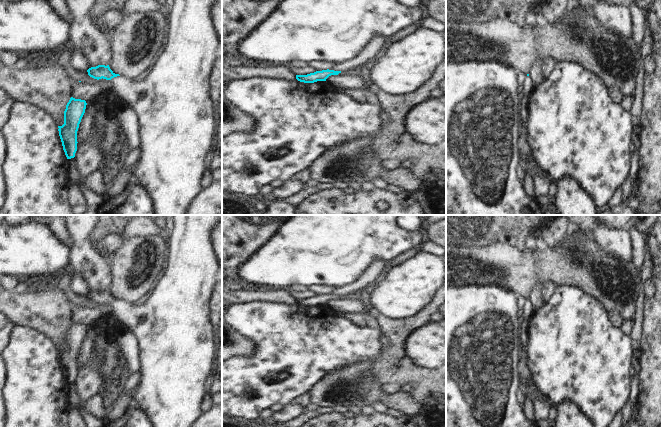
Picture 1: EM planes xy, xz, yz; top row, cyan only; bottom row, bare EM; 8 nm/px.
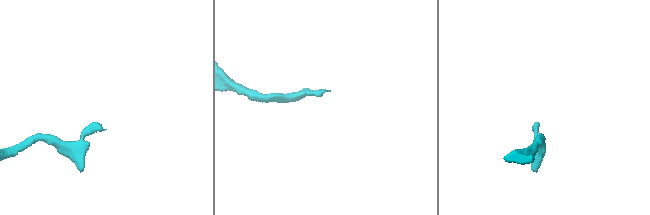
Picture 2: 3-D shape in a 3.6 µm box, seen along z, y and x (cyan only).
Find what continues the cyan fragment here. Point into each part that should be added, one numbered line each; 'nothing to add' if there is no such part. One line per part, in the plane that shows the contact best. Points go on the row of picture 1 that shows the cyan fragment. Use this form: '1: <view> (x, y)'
1: xy (176, 114)

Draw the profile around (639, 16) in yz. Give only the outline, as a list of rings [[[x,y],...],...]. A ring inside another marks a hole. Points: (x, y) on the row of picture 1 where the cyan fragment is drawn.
[[[630,1],[628,3],[632,17],[632,36],[638,42],[641,48],[641,42],[645,30],[648,28],[648,10],[641,8],[638,4]]]

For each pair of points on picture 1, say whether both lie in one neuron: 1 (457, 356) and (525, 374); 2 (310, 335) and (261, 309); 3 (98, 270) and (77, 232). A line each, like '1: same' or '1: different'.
1: same
2: same
3: same

